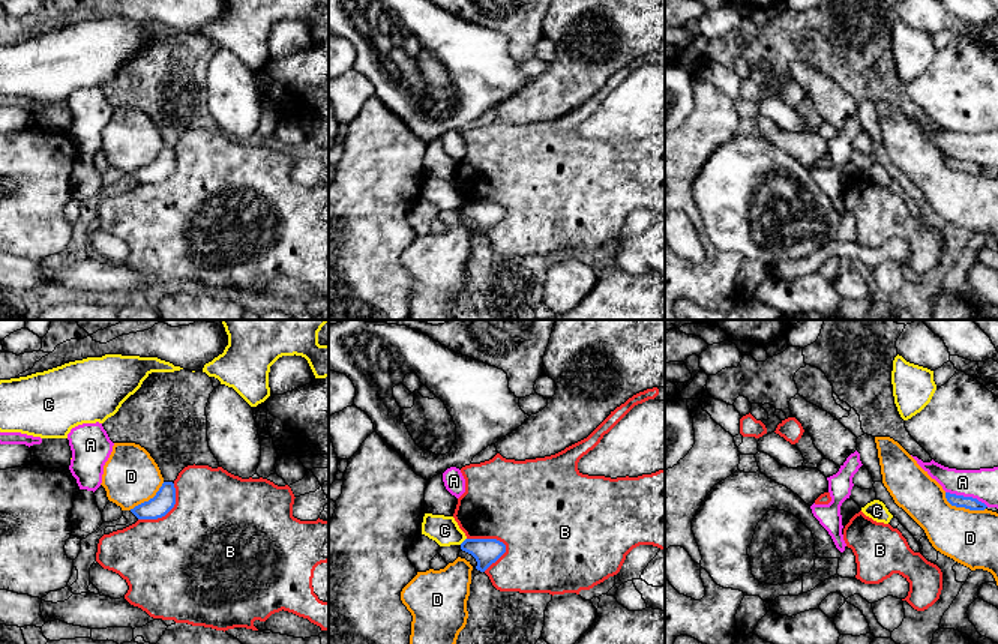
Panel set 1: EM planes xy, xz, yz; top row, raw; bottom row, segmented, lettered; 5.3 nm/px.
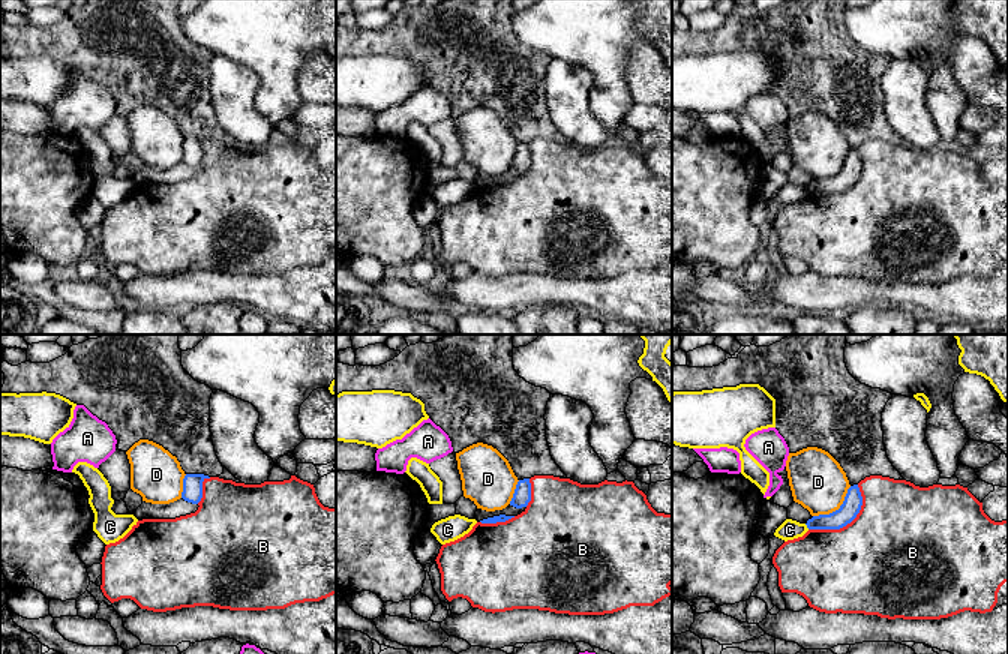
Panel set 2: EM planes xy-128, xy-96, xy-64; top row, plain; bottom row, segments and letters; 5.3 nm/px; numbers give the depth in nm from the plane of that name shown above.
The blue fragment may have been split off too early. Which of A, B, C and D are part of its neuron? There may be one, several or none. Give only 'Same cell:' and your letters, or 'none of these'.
Same cell: none of these

